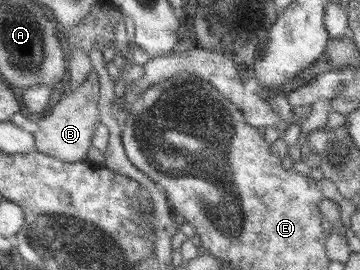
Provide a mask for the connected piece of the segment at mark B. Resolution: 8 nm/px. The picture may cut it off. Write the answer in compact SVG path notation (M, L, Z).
M95 70L78 88L68 94L63 94L52 111L37 123L33 132L36 151L48 154L67 162L84 162L93 148L92 137L95 136L97 125L101 122L99 101L101 98L101 83Z

